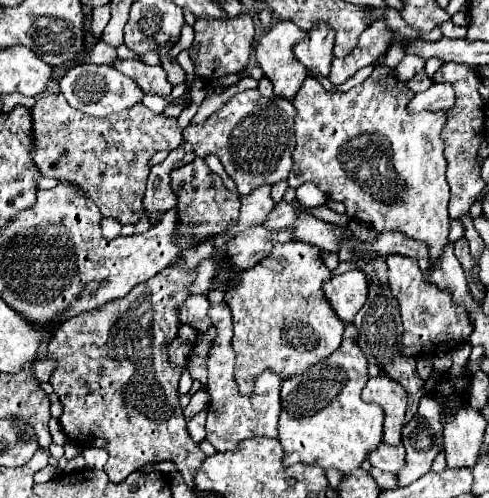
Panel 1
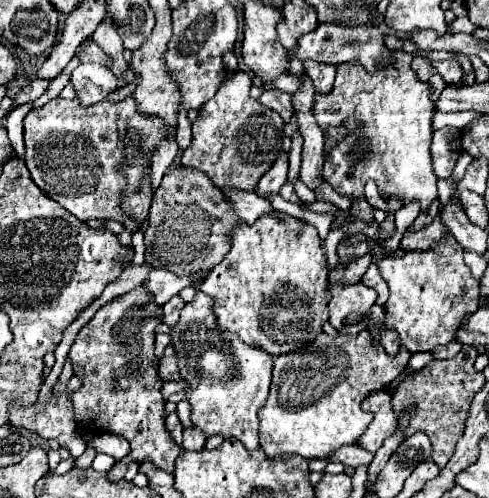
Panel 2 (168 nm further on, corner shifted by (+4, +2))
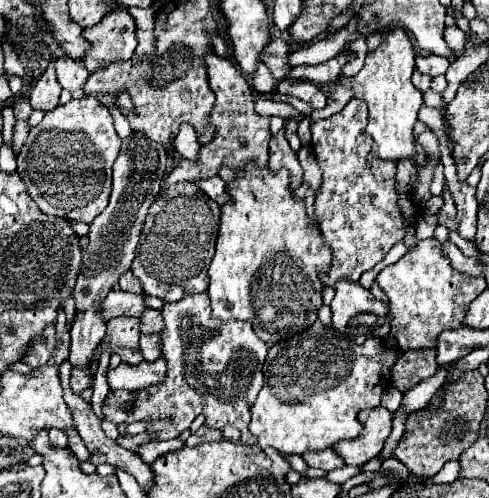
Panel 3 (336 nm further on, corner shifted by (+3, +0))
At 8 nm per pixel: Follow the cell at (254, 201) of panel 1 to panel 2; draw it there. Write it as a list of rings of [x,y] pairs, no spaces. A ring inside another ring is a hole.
[[[281,152],[277,164],[273,164],[273,168],[269,168],[269,172],[265,172],[265,176],[261,176],[259,184],[257,184],[257,194],[259,196],[269,196],[269,194],[277,194],[279,188],[285,184],[287,180],[287,156]]]

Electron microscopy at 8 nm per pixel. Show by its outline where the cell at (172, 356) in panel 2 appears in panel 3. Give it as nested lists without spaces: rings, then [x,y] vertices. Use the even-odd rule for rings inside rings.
[[[158,358],[156,362],[140,362],[136,366],[120,364],[118,368],[106,370],[110,390],[140,390],[142,386],[152,386],[154,382],[162,382],[166,378],[166,362]]]

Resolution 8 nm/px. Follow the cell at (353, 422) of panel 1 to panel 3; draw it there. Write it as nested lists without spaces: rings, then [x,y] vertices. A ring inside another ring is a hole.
[[[316,320],[300,334],[268,346],[268,356],[264,362],[264,388],[260,390],[256,402],[250,406],[250,432],[254,432],[262,448],[272,446],[280,454],[304,454],[306,450],[330,448],[338,440],[352,440],[360,434],[362,428],[356,418],[358,412],[362,408],[380,406],[380,396],[390,382],[390,370],[396,360],[396,350],[378,338],[368,338],[358,346],[350,340],[344,340],[336,330]]]

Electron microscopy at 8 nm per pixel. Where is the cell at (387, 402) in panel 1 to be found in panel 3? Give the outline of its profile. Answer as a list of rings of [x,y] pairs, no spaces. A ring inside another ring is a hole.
[[[378,406],[374,410],[362,410],[358,414],[358,420],[362,422],[362,432],[358,438],[352,438],[350,442],[340,440],[334,444],[334,452],[344,460],[348,466],[362,466],[370,458],[376,458],[392,430],[392,412]]]

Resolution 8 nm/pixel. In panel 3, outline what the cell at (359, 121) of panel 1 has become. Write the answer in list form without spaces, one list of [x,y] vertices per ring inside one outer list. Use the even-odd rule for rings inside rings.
[[[392,28],[384,32],[382,44],[376,50],[368,50],[364,68],[354,78],[342,78],[346,86],[356,92],[356,98],[362,98],[368,104],[368,126],[365,133],[372,136],[372,154],[382,160],[400,160],[408,158],[416,166],[416,150],[412,128],[418,120],[418,108],[422,106],[422,92],[414,88],[410,76],[414,72],[414,50],[410,38],[402,28]]]

